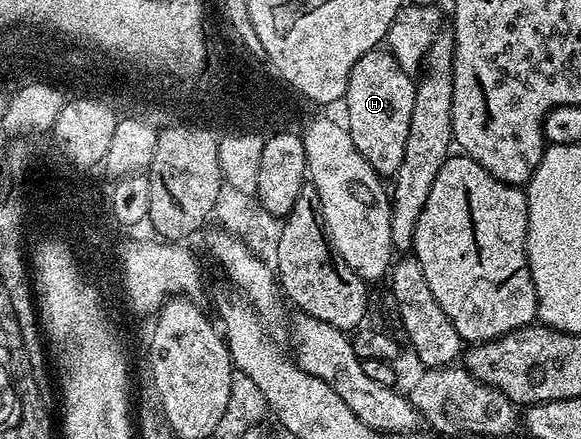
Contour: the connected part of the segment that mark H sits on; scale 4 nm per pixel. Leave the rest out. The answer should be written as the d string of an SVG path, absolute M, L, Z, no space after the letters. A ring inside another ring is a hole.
M389 50L364 54L348 74L344 97L344 123L352 134L352 142L368 163L383 178L393 177L404 162L404 146L408 143L408 126L412 126L415 85L409 84L411 73L405 72Z

